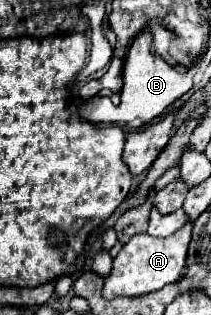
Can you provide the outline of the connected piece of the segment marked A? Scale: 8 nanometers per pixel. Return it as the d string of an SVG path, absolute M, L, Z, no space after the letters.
M186 223L178 233L166 239L152 239L150 235L134 235L114 259L112 273L106 277L104 283L104 291L102 291L104 299L140 297L158 291L168 283L176 283L184 271L190 235L192 235L192 223Z

